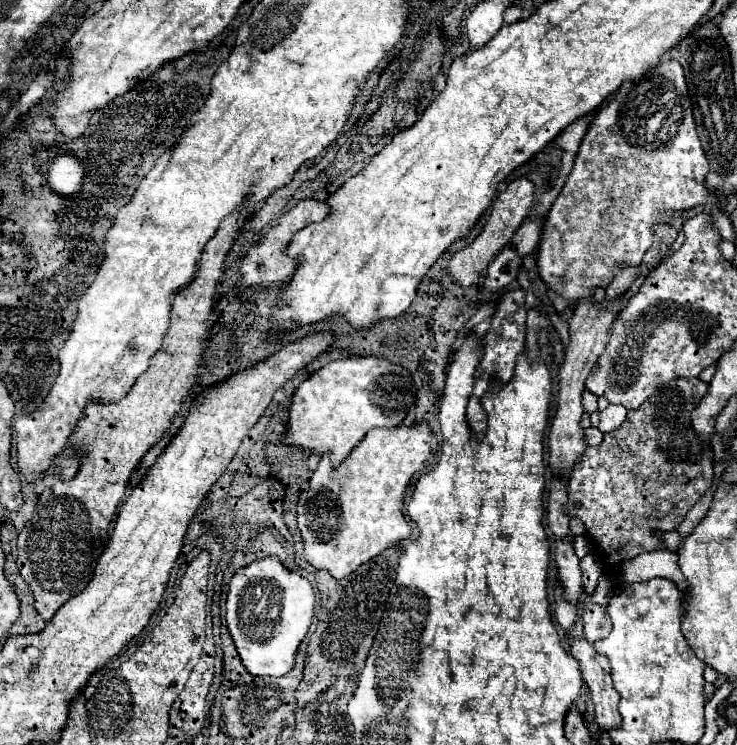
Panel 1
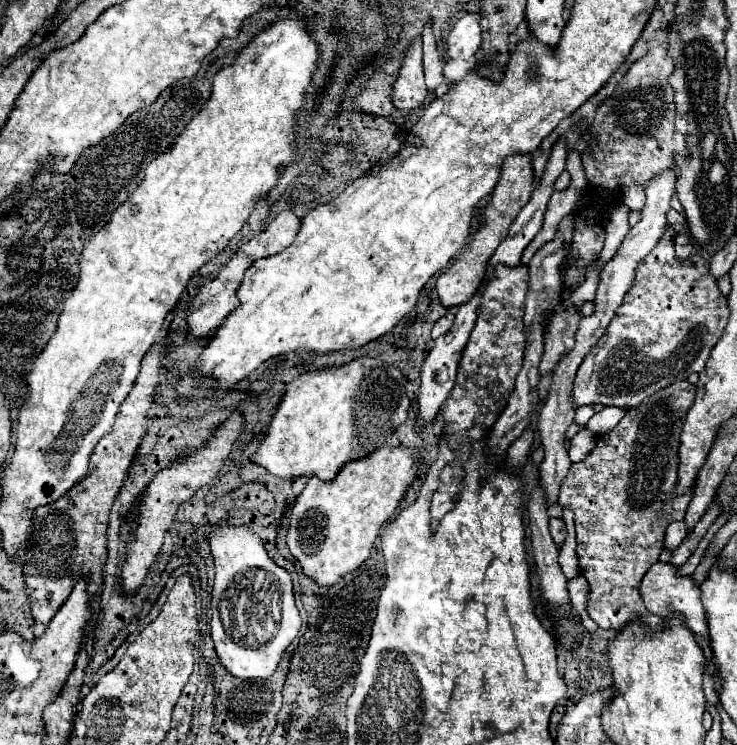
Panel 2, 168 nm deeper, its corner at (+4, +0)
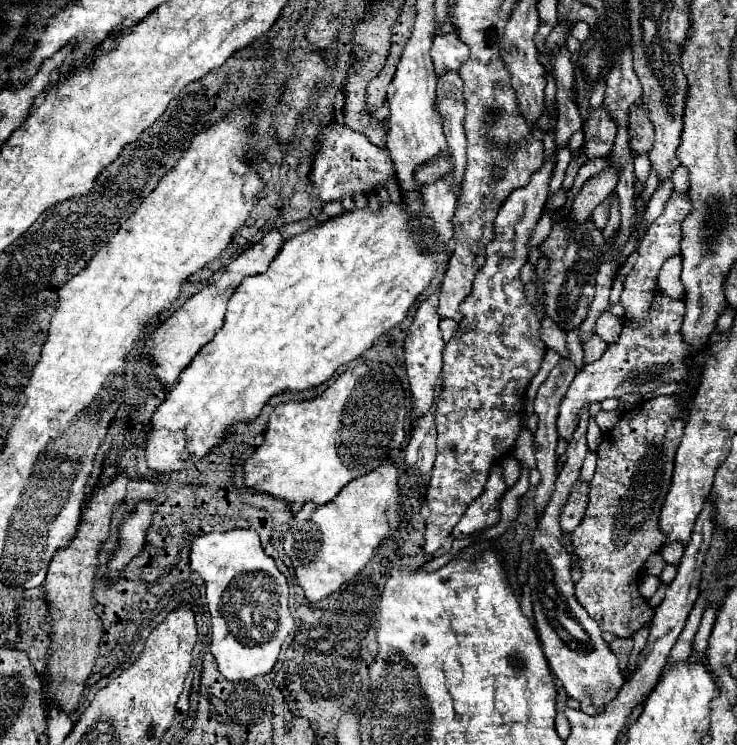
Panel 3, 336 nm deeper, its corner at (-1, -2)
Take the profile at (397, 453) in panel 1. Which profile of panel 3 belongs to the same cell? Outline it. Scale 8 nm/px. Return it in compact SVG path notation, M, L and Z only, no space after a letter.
M393 464L379 466L375 472L351 480L335 500L323 506L305 504L293 518L283 544L307 602L321 602L359 574L377 554L383 540L397 530L401 522L401 486L397 478Z

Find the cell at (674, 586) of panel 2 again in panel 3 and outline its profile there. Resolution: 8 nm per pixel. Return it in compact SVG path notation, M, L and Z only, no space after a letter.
M645 574L645 576L641 578L641 582L639 582L639 592L641 592L641 596L643 596L645 600L649 600L649 598L657 592L659 584L661 584L661 580L659 580L657 576L649 576L649 574Z

